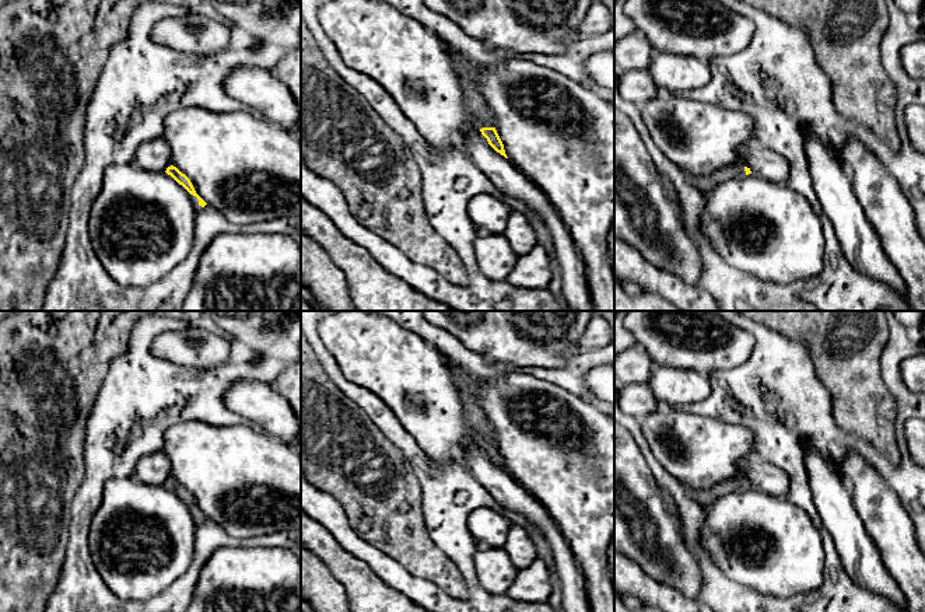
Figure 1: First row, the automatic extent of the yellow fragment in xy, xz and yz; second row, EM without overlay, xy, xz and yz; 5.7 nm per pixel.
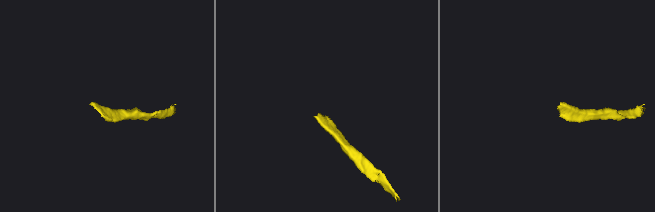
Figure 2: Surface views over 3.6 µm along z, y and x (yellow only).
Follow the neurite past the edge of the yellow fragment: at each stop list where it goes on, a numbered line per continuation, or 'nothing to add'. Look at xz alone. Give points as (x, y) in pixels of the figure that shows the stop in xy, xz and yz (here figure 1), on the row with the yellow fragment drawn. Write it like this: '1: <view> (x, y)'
1: xz (466, 72)

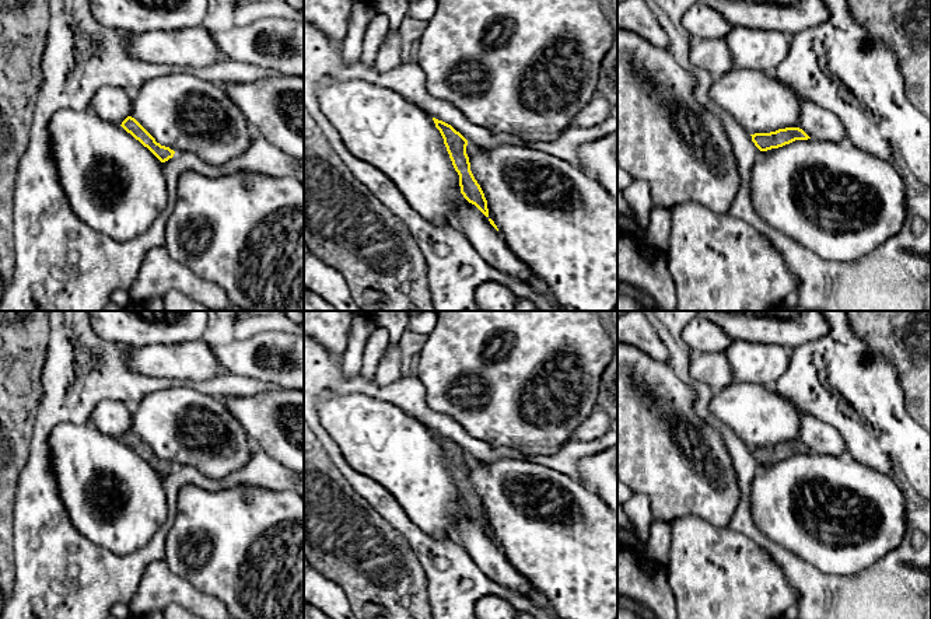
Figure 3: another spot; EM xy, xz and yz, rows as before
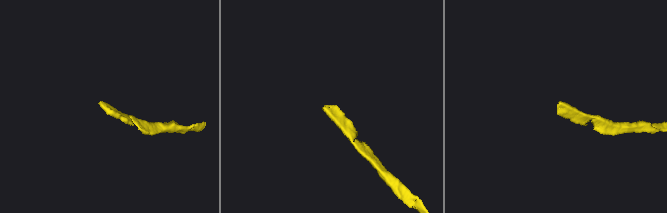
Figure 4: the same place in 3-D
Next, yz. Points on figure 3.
nothing to add

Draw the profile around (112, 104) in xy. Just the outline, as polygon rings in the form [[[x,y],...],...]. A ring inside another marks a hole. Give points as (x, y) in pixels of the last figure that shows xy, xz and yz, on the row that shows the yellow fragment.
[[[105,85],[94,94],[91,109],[104,120],[120,126],[132,113],[132,95],[122,88]]]

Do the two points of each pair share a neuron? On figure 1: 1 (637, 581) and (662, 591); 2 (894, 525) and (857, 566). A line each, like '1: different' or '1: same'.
1: same
2: different

